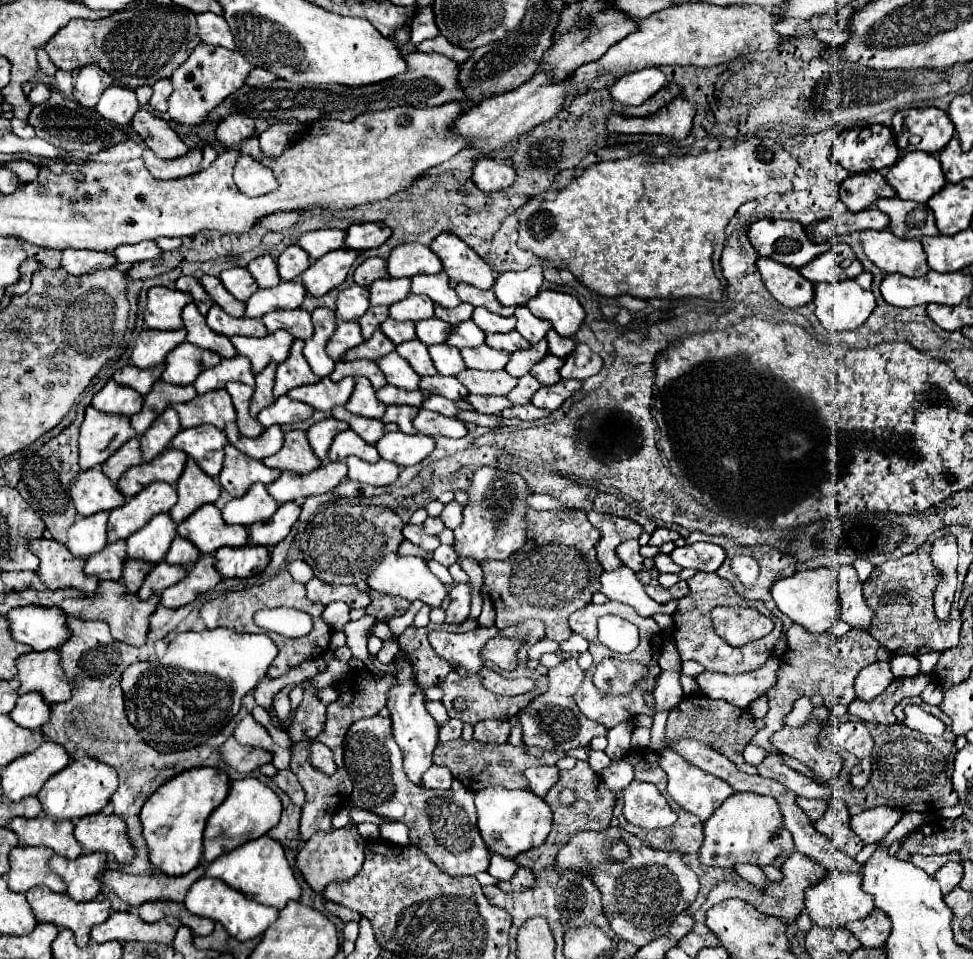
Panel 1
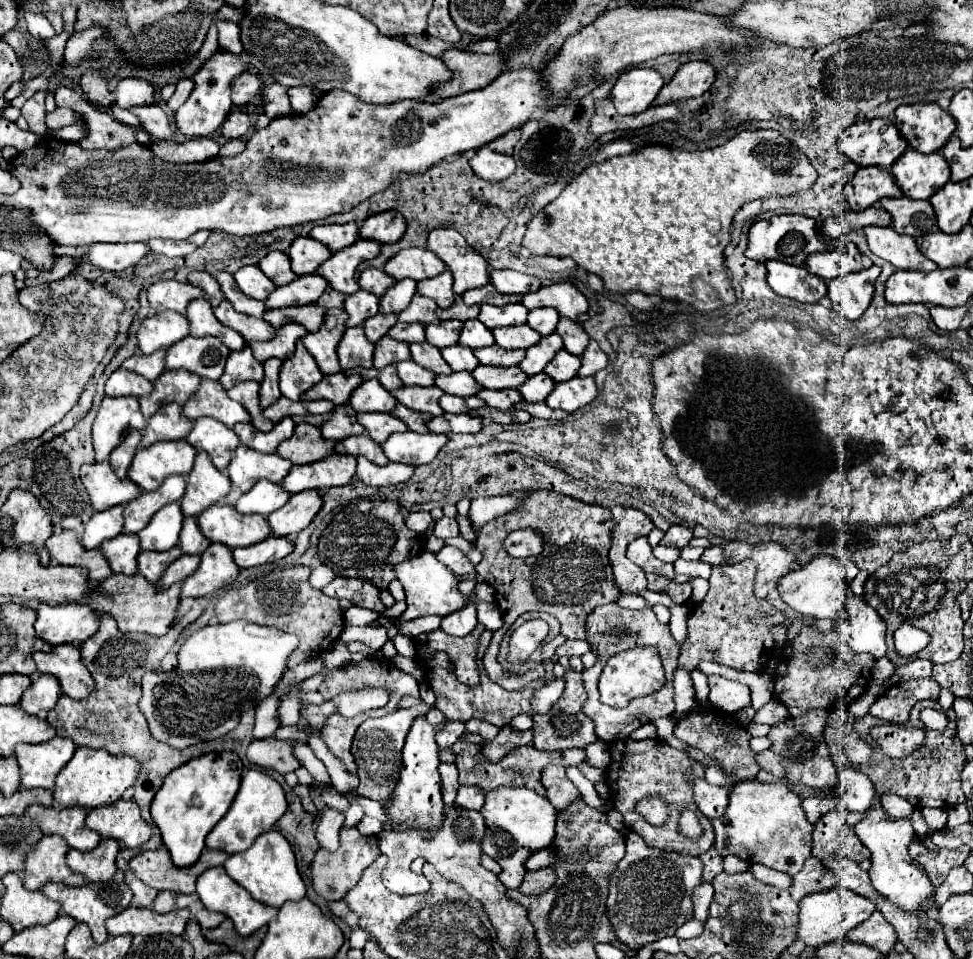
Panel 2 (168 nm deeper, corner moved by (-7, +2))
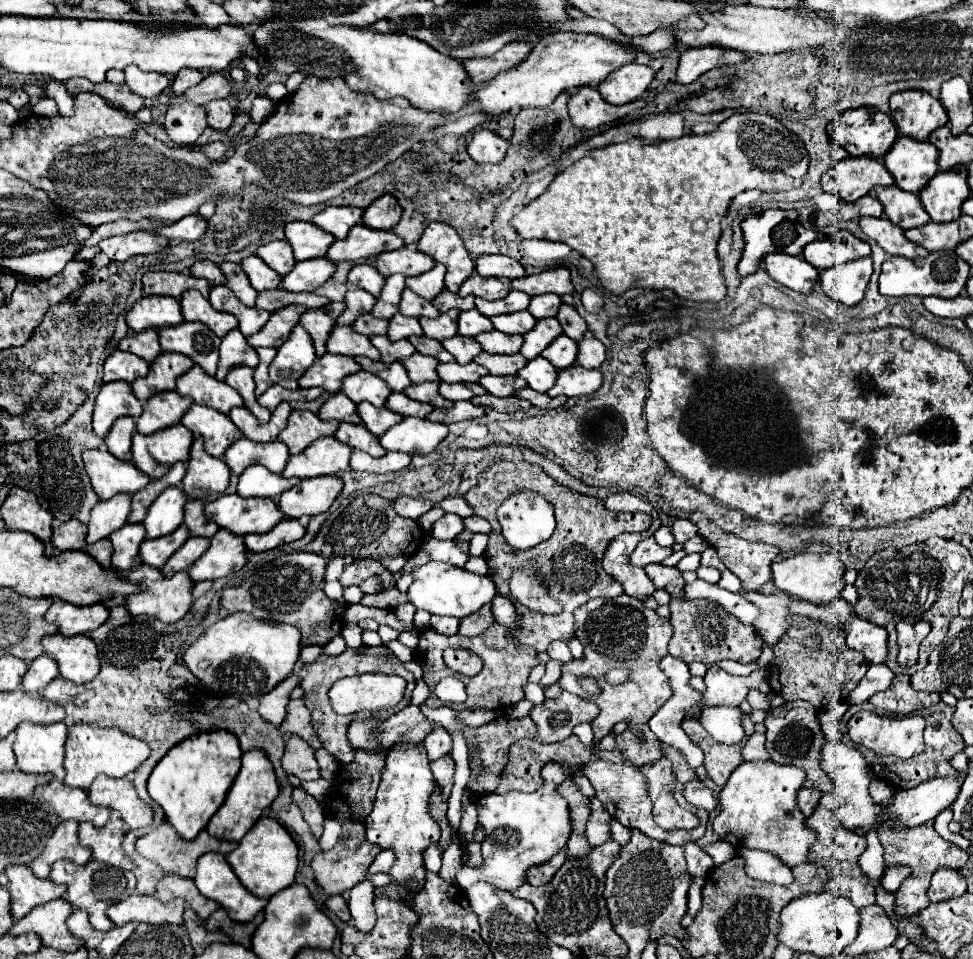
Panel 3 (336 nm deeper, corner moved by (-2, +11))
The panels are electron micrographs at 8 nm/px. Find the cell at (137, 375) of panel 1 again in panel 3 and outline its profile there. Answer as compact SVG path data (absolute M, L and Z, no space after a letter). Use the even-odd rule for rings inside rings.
M145 330L141 334L129 334L127 338L123 338L119 342L119 348L125 352L131 352L139 358L143 358L145 362L153 362L159 356L159 336L157 330Z

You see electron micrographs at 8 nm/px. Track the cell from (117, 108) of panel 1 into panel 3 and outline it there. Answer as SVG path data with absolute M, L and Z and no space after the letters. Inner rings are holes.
M127 66L125 84L129 86L131 92L143 98L153 98L153 96L159 96L169 86L169 78L159 72L143 72L137 66Z

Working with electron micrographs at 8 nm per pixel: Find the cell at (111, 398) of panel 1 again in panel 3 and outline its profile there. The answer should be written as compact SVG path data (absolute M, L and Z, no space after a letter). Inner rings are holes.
M115 350L107 360L105 360L105 370L103 370L103 382L115 382L115 380L125 380L133 382L139 376L147 376L149 364L135 354Z

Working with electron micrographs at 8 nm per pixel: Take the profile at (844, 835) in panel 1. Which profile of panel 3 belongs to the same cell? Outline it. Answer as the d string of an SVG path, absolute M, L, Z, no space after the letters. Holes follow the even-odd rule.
M817 806L817 810L805 820L807 826L811 830L815 830L815 842L811 844L811 852L809 852L809 862L817 862L821 864L829 874L831 880L825 886L829 892L835 892L839 896L847 896L857 908L865 908L871 906L875 902L875 894L873 888L867 884L867 878L861 874L861 868L857 866L857 858L865 852L867 842L863 836L857 836L855 832L847 830L835 816L835 812L827 810L825 806Z

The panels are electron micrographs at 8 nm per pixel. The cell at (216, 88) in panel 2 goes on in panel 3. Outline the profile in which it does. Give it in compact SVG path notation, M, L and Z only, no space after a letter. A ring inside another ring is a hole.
M199 104L169 106L163 126L169 140L173 140L179 146L189 146L207 128L207 112Z

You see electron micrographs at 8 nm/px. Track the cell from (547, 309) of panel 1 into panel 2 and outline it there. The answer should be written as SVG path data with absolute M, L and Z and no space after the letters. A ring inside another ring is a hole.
M552 283L540 287L534 293L526 293L522 303L528 311L536 307L554 307L560 317L568 317L572 321L578 321L578 315L588 311L586 297L572 283Z

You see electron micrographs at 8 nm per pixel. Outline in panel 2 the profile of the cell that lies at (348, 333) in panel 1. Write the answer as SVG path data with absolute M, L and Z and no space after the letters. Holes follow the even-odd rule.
M362 327L346 329L336 349L340 367L344 371L354 367L372 367L372 351L374 351L374 343L366 339Z

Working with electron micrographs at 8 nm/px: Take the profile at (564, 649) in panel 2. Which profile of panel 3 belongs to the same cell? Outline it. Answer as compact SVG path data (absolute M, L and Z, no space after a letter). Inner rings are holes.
M555 640L553 644L549 644L547 654L549 654L553 660L559 660L559 662L569 662L569 660L573 660L571 650L569 650L569 646L567 646L565 640L563 640L563 642L561 642L561 640Z

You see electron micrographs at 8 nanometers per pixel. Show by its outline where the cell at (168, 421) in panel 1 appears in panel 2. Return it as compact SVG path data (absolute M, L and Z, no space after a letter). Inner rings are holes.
M166 403L162 405L150 419L148 425L140 431L142 433L142 447L150 447L158 441L176 441L176 439L184 439L190 429L192 429L192 421L186 419L180 413L180 405L178 403Z

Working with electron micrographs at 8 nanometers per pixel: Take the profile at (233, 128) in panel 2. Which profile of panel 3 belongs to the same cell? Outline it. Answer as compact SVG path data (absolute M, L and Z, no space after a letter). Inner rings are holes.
M213 100L205 104L207 108L207 124L215 130L229 130L235 118L235 110L229 106L227 100Z

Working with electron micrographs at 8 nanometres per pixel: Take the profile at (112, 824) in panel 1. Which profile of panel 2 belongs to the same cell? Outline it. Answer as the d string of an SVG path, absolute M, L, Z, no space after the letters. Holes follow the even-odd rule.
M124 799L92 809L86 817L86 825L98 831L102 839L114 837L128 849L136 849L152 837L152 829L140 817L138 805Z

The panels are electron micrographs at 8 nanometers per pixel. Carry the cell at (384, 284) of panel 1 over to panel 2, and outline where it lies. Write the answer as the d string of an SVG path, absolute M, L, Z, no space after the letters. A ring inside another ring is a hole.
M402 279L396 281L394 287L390 287L382 299L380 299L380 313L394 313L398 315L400 311L406 309L406 305L410 303L412 295L416 293L416 283L410 279Z

